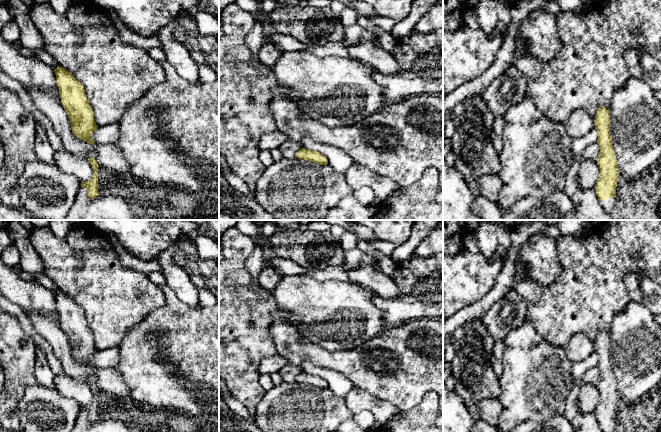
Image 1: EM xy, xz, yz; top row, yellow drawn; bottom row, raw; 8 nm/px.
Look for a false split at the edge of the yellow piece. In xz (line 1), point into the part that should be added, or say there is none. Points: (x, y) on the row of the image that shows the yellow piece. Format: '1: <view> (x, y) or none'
1: none

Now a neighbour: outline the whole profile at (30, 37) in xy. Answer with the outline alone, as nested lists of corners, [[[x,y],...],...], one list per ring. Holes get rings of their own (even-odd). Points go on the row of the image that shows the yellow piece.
[[[18,15],[15,21],[20,29],[21,45],[33,51],[44,50],[42,36],[29,15]]]

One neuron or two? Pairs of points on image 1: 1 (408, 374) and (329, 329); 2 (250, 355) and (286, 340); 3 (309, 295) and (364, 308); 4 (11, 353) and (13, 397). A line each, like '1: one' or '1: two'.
1: two
2: two
3: one
4: one

